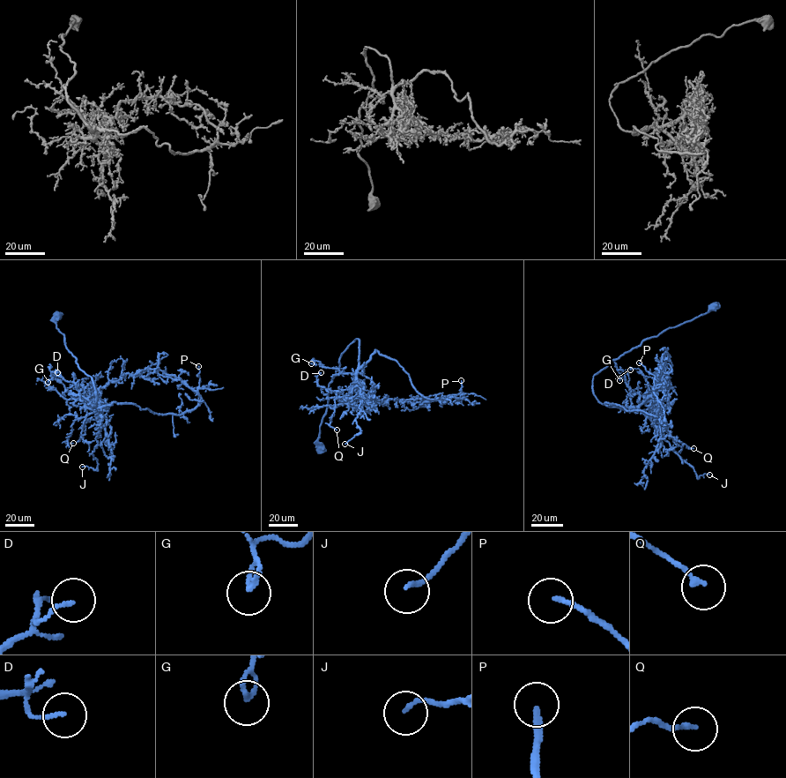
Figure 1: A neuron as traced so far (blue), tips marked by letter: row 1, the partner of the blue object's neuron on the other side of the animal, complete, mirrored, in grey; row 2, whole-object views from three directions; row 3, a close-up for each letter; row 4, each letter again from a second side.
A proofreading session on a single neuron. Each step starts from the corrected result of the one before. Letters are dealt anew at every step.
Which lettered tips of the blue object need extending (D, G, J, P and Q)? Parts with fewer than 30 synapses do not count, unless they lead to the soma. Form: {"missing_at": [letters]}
{"missing_at": ["P"]}

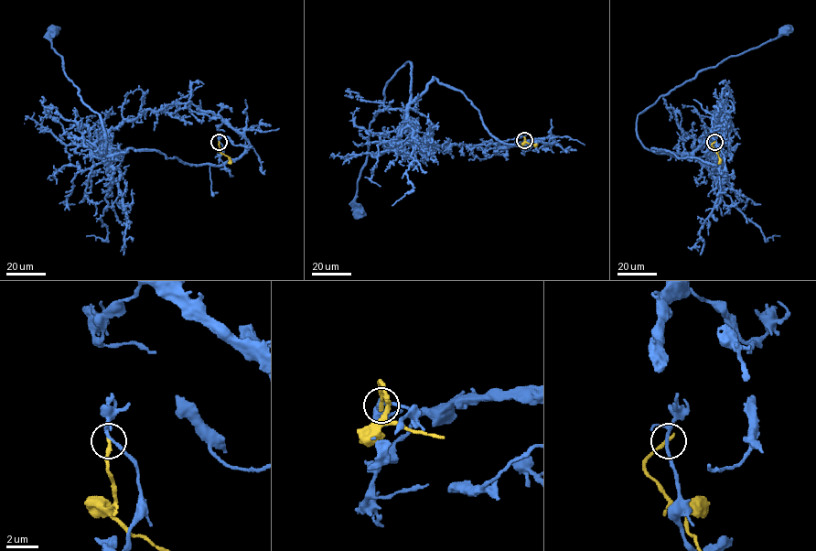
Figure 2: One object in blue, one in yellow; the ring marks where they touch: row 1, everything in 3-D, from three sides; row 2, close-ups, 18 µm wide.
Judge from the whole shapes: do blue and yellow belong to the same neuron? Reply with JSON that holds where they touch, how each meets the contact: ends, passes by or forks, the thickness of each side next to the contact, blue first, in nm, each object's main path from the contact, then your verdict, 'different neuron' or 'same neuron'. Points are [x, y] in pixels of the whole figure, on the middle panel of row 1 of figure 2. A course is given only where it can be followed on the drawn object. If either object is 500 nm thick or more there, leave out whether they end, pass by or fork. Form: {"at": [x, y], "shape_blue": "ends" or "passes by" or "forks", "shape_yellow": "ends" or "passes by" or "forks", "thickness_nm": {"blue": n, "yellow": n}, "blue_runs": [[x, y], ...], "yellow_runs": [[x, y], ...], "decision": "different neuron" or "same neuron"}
{"at": [524, 140], "shape_blue": "forks", "shape_yellow": "ends", "thickness_nm": {"blue": 170, "yellow": 240}, "blue_runs": [[524, 140], [529, 148], [499, 142], [463, 93], [434, 78], [412, 101], [405, 62], [370, 124], [359, 210]], "yellow_runs": [[524, 140], [524, 137], [525, 142], [536, 144]], "decision": "different neuron"}

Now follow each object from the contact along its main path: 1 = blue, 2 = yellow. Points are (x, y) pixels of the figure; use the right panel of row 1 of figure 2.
1: (714, 141), (722, 166), (652, 148), (675, 154), (656, 153), (638, 138), (637, 115), (699, 72), (785, 30)
2: (714, 142), (712, 145), (716, 151), (718, 164)

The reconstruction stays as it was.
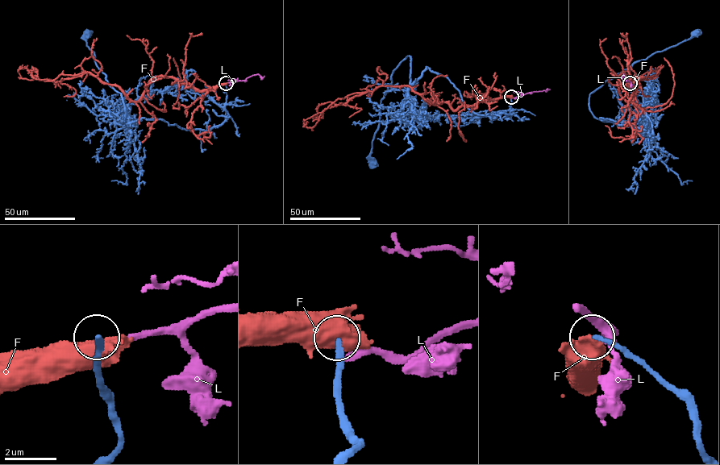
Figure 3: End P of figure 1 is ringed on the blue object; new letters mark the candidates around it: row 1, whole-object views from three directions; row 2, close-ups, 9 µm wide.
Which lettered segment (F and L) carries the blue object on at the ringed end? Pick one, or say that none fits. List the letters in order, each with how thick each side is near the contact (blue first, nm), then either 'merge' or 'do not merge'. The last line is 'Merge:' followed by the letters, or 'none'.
F: 240/800 nm | do not merge
L: 280/240 nm | do not merge
Merge: none

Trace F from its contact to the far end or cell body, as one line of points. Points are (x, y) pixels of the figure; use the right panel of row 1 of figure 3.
F: (630, 83), (633, 90), (643, 77), (628, 101), (623, 72), (643, 80), (659, 67), (654, 79)

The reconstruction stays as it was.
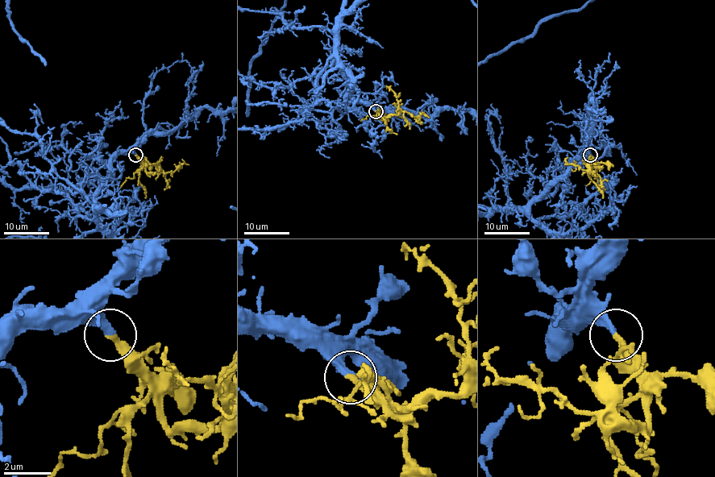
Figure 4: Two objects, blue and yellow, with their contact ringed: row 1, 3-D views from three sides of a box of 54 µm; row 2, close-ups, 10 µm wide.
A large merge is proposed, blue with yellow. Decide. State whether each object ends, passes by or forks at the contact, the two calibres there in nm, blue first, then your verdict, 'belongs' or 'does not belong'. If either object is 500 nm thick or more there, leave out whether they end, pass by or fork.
blue ends; yellow ends; calibres 300 and 300 nm; belongs

